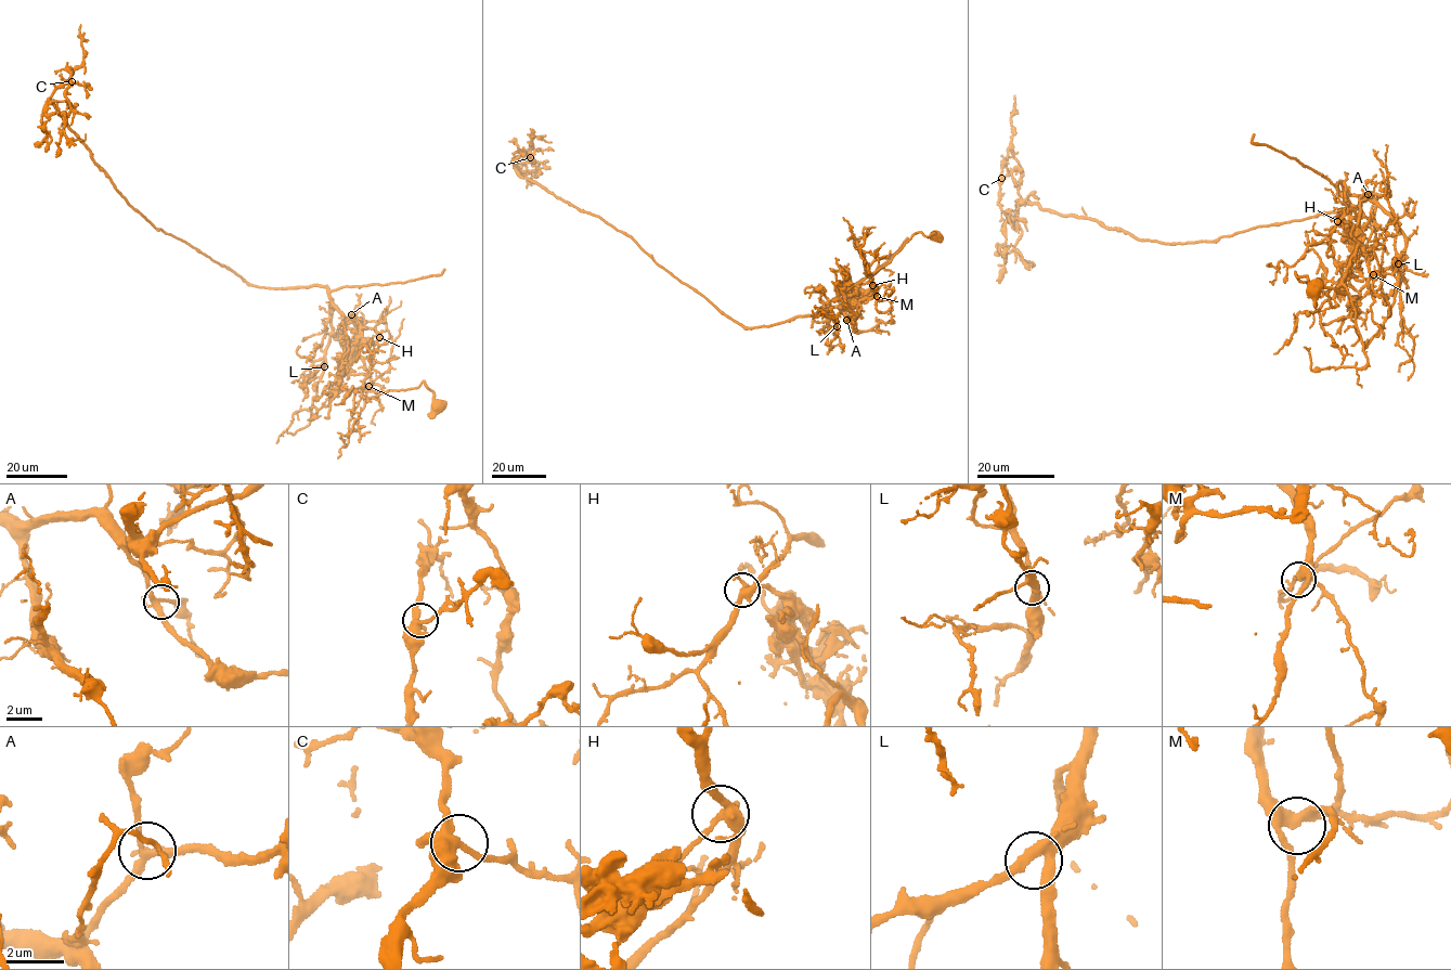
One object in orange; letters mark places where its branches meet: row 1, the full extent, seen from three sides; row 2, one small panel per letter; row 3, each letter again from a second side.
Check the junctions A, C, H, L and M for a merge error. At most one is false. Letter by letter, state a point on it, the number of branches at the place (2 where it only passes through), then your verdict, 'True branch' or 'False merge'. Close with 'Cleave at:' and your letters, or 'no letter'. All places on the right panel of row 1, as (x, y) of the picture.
A: Place: (1368, 194). Branches: 4. True branch
C: Place: (1001, 178). Branches: 4. True branch
H: Place: (1337, 221). Branches: 4. False merge
L: Place: (1398, 263). Branches: 4. True branch
M: Place: (1373, 274). Branches: 4. True branch
Cleave at: H

